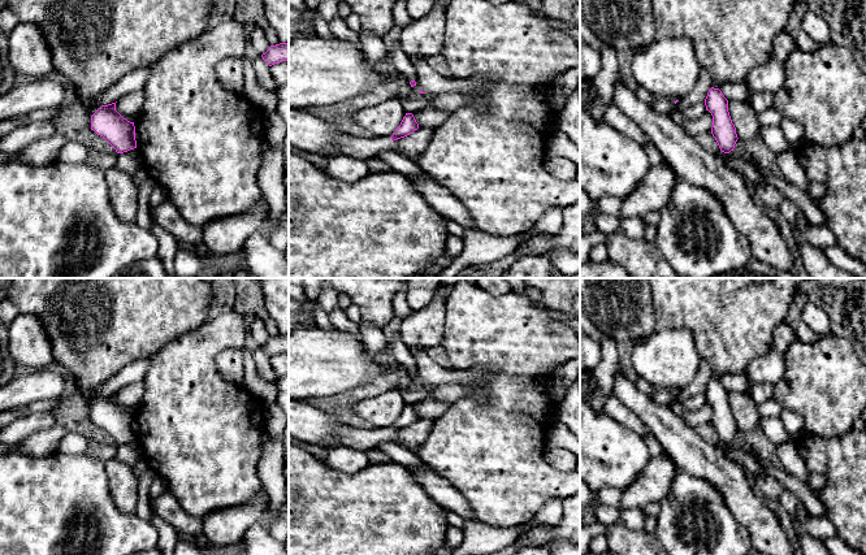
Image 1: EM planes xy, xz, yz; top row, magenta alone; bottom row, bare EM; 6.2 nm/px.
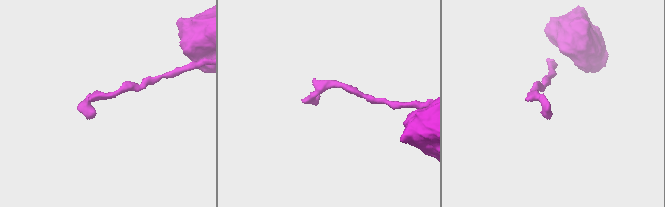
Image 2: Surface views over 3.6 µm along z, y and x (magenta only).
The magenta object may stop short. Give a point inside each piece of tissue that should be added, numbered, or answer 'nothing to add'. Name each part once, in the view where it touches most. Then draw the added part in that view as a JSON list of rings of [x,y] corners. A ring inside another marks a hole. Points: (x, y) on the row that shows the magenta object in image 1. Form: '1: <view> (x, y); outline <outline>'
1: xz (397, 60); outline [[[391,45],[384,60],[384,64],[391,70],[400,73],[410,82],[416,78],[416,70],[410,57],[402,52],[397,45]]]

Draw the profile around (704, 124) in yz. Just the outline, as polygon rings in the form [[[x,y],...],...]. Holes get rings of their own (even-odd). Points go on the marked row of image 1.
[[[706,110],[700,118],[694,121],[685,120],[680,126],[690,136],[710,133],[713,127],[713,116],[709,110]]]

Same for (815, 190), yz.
[[[810,181],[809,187],[807,187],[807,195],[813,200],[818,200],[823,198],[824,194],[826,194],[826,186],[823,183]]]

